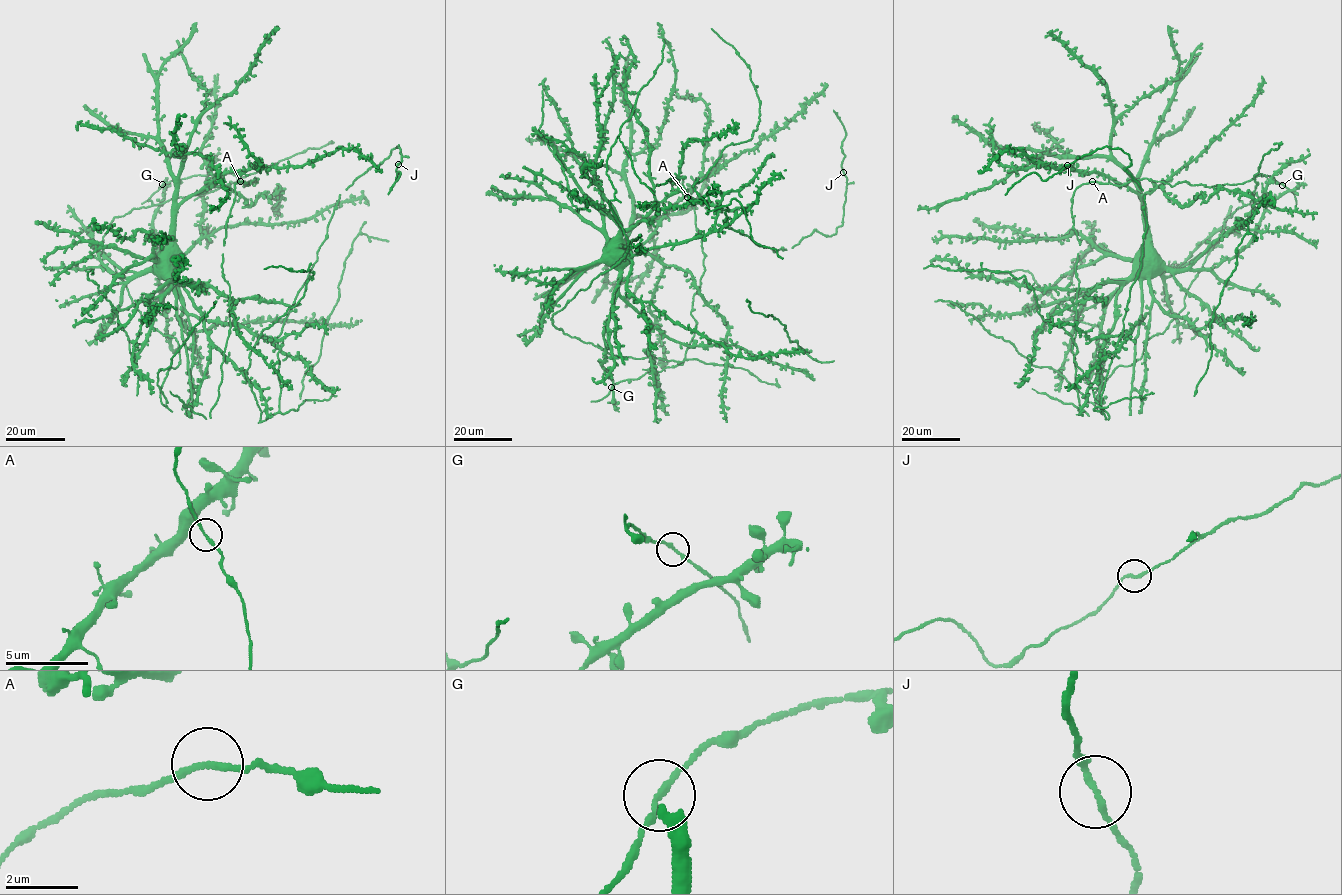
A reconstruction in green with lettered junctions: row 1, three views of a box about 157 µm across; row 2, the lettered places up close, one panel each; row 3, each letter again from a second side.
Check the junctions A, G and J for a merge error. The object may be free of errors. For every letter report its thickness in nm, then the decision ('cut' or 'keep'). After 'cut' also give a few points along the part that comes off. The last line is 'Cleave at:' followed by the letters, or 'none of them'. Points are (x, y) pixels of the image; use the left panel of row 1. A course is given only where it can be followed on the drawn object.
A: 150 nm thick; keep
G: 170 nm thick; keep
J: 170 nm thick; keep
Cleave at: none of them

